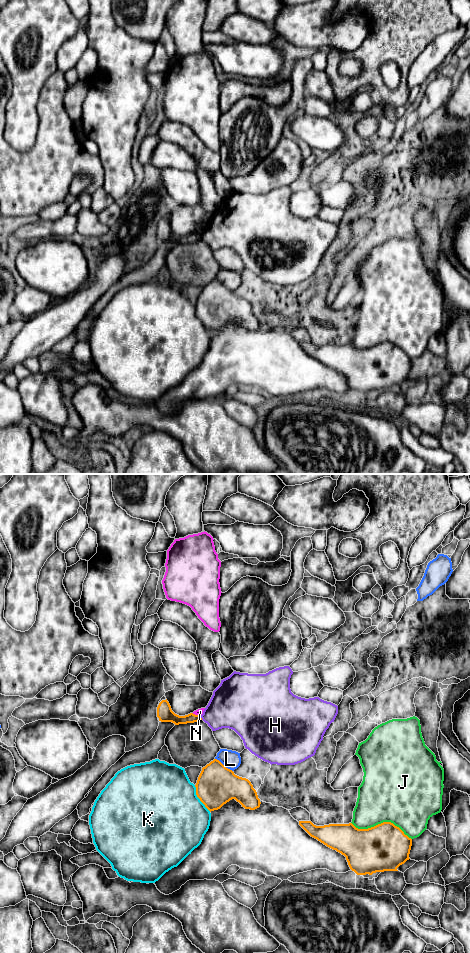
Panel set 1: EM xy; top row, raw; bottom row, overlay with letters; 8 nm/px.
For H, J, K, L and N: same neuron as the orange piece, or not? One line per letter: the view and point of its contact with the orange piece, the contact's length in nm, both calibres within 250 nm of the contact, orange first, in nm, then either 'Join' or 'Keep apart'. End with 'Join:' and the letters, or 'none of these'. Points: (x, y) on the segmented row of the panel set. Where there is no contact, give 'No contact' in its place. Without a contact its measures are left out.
H: Touches orange at xy (200, 717). Shared border 40 nm. Thickness 100 nm (orange) against 340 nm. Keep apart
J: Touches orange at xy (381, 823). Shared border 500 nm. Thickness 380 nm (orange) against 460 nm. Keep apart
K: Touches orange at xy (198, 797). Shared border 260 nm. Thickness 320 nm (orange) against 500 nm. Keep apart
L: Touches orange at xy (223, 765). Shared border 180 nm. Thickness 320 nm (orange) against 150 nm. Keep apart
N: Touches orange at xy (196, 715). Shared border 70 nm. Thickness 130 nm (orange) against 50 nm. Keep apart
Join: none of these

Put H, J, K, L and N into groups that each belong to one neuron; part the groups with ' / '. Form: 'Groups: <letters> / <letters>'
Groups: H / J / K / L / N

